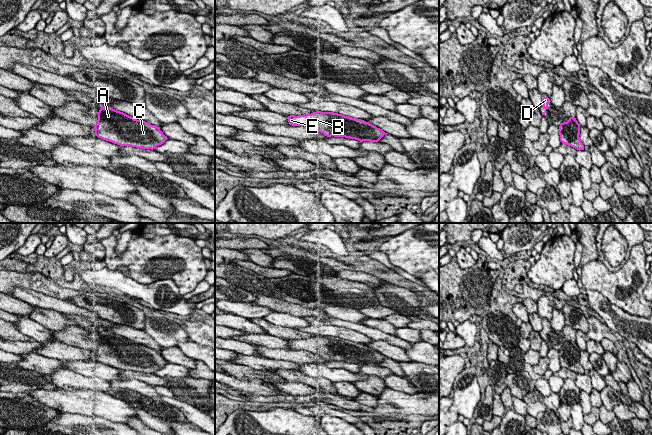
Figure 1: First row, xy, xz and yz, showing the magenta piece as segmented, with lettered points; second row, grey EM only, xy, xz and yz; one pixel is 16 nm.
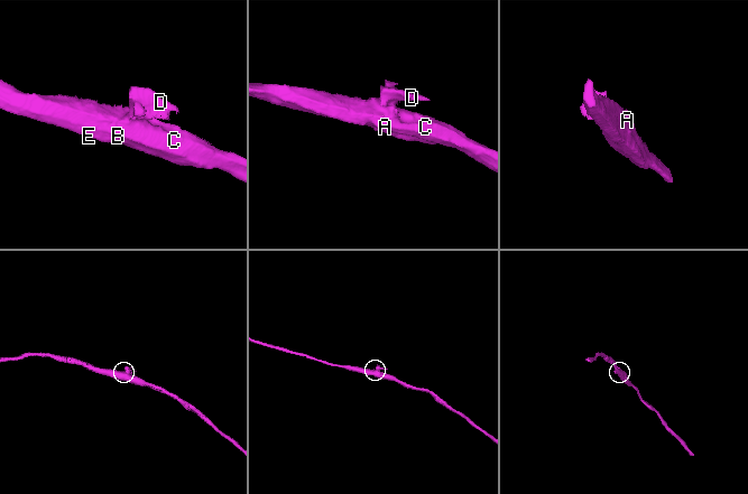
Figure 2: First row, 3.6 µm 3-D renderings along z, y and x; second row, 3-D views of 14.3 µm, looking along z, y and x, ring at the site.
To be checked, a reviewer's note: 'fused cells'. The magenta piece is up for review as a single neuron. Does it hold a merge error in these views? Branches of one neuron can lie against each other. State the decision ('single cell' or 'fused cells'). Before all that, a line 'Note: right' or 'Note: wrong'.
Note: wrong
single cell

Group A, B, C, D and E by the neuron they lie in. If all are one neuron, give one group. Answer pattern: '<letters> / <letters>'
A B C D E

